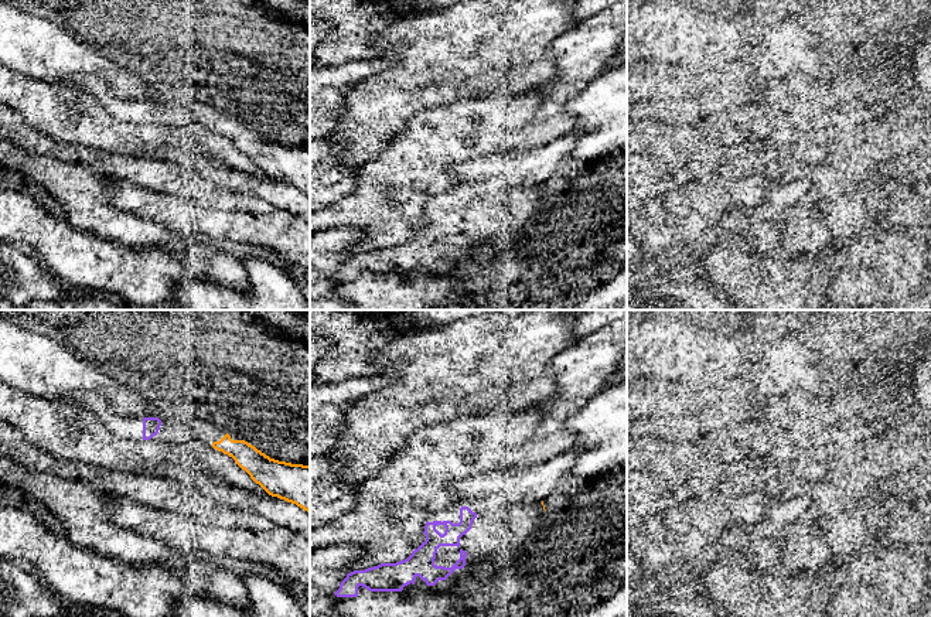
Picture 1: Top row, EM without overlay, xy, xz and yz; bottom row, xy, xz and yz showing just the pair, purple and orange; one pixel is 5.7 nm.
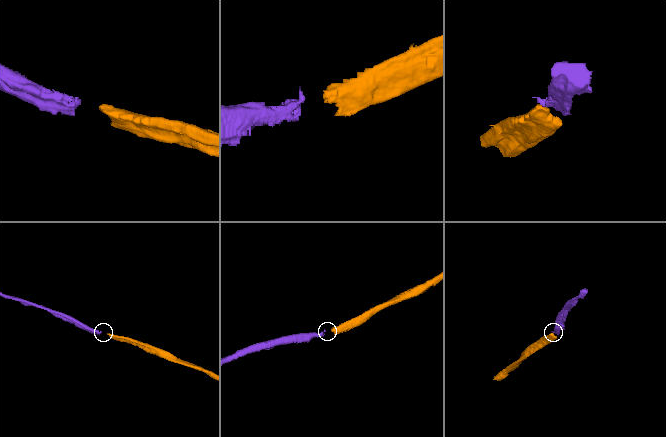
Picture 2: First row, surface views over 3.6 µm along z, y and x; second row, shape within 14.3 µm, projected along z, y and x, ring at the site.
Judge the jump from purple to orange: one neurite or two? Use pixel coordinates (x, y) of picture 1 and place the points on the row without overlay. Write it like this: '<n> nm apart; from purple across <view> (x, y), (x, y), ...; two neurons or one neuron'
320 nm apart; from purple across xy (160, 108), (212, 126); one neuron

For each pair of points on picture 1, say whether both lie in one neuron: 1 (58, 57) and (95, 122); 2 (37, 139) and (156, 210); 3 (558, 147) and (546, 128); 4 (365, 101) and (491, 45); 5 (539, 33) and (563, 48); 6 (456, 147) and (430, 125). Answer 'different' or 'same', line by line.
1: different
2: different
3: different
4: same
5: different
6: same

